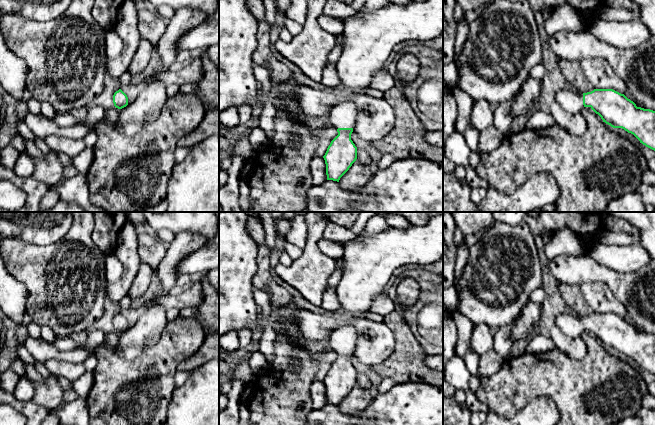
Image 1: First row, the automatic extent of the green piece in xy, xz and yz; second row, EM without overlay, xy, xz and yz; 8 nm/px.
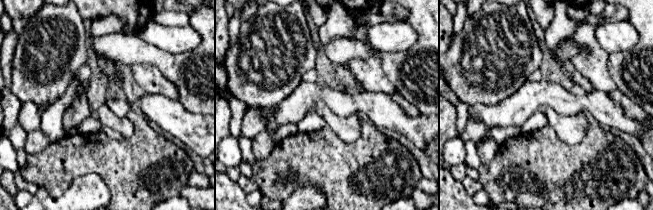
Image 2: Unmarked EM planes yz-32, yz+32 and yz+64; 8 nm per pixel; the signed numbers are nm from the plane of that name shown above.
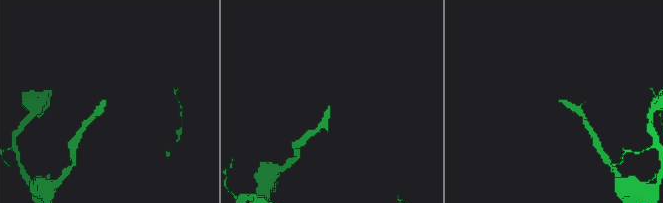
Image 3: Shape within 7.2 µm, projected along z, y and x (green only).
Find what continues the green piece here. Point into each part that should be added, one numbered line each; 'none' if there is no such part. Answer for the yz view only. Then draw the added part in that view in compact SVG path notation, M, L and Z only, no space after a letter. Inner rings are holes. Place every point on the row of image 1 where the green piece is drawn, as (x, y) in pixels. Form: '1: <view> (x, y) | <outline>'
1: yz (570, 101) | M558 88L555 93L555 103L558 103L569 113L580 112L583 108L583 93Z

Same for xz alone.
1: xz (343, 115) | M346 100L336 104L330 110L327 126L338 128L354 128L357 108L353 101Z

